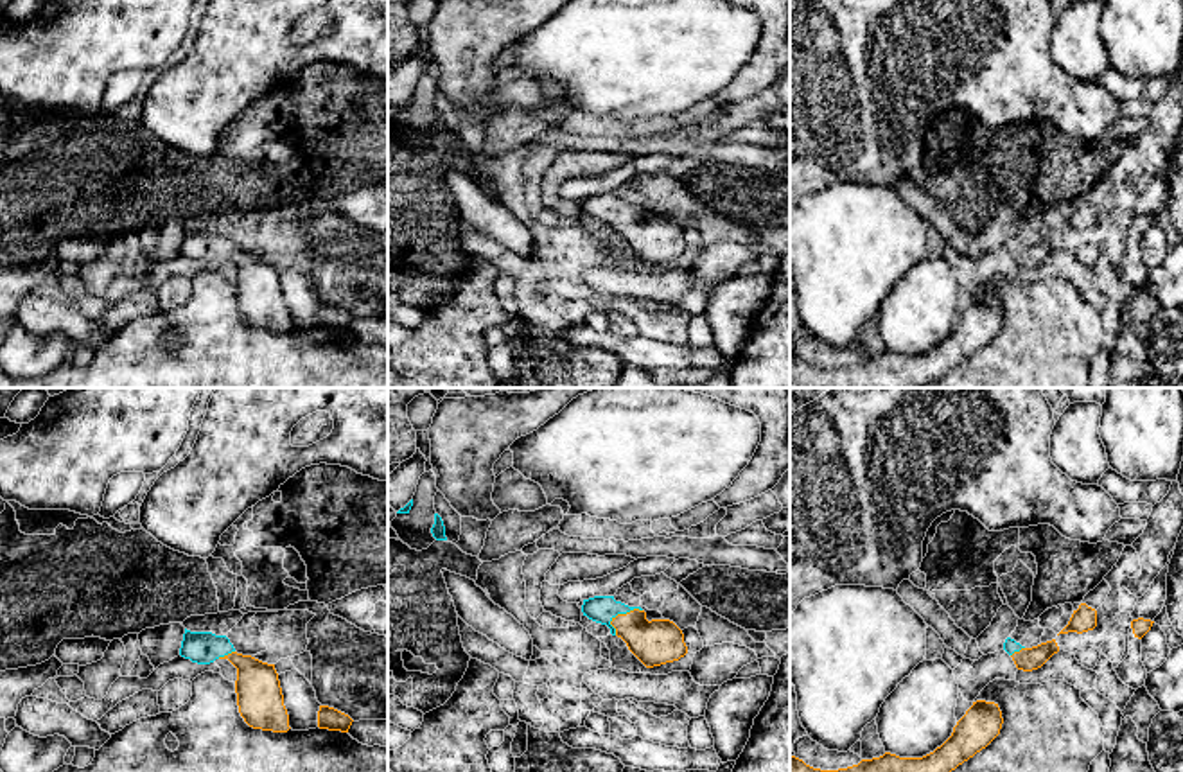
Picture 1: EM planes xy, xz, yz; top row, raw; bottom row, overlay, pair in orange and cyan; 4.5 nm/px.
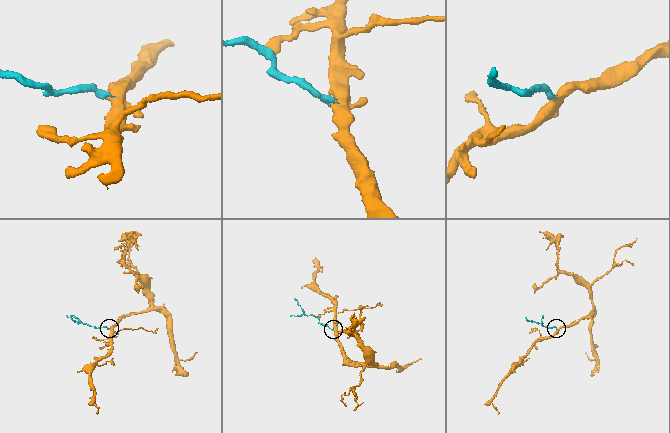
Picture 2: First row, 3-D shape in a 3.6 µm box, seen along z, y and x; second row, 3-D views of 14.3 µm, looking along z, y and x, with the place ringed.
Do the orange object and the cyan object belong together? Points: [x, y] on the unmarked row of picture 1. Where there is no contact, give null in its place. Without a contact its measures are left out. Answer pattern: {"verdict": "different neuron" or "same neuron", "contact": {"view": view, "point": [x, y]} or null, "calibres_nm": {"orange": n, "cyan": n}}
{"verdict": "same neuron", "contact": {"view": "xz", "point": [620, 212]}, "calibres_nm": {"orange": 200, "cyan": 120}}

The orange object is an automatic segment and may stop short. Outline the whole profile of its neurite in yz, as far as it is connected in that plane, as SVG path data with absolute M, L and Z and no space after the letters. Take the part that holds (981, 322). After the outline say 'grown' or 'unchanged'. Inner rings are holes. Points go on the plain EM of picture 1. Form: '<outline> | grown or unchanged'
M977 298L951 334L923 355L885 350L847 366L820 368L792 354L790 388L921 388L986 347L1000 332L1002 321L998 302Z | unchanged

